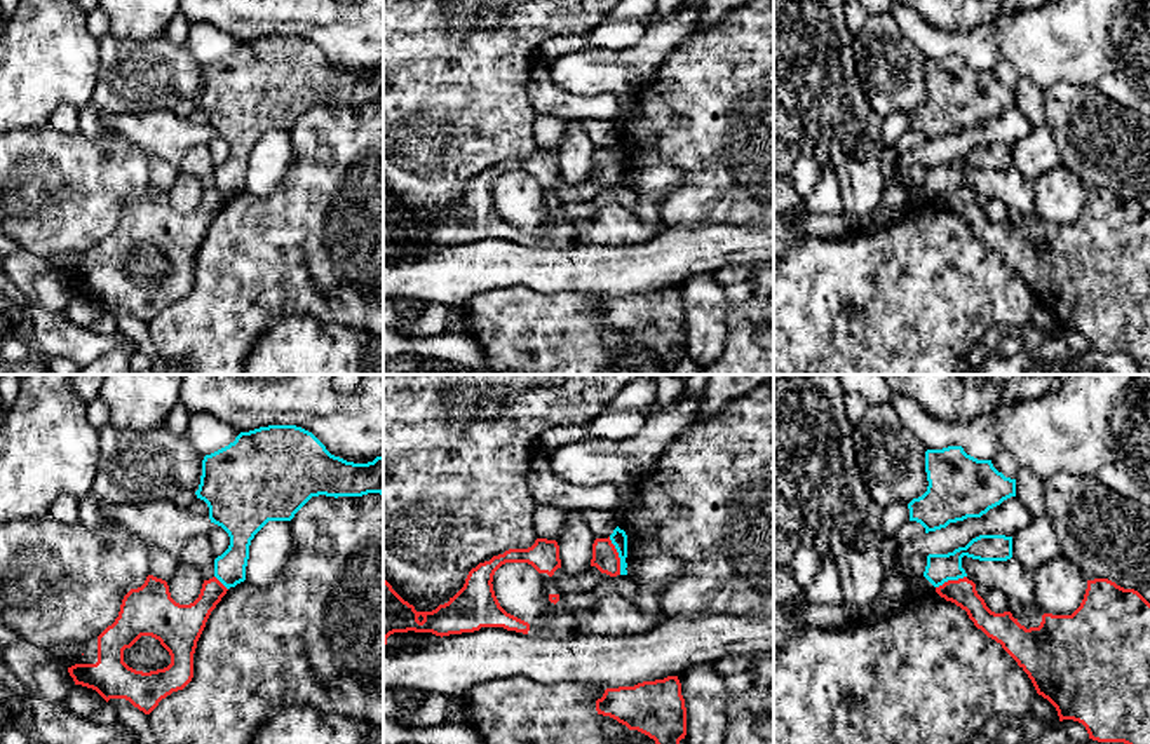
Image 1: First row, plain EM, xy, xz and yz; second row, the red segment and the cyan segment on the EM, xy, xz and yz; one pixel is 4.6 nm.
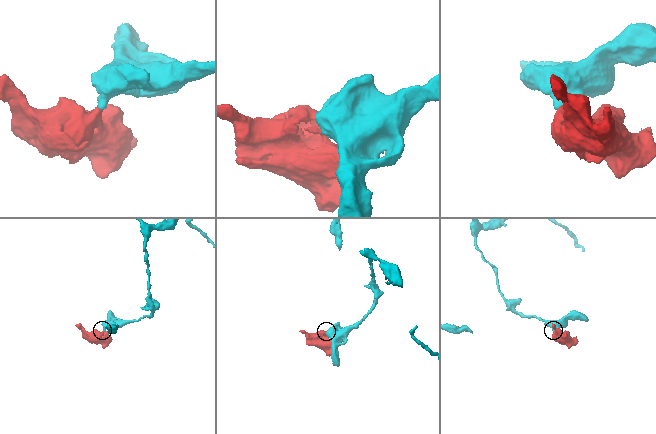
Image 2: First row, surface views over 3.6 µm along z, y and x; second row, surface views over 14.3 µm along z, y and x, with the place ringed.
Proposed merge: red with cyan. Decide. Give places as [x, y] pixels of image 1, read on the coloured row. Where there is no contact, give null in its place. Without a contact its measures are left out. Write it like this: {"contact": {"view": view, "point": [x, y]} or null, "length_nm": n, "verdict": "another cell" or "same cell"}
{"contact": {"view": "xz", "point": [617, 556]}, "length_nm": 190, "verdict": "another cell"}

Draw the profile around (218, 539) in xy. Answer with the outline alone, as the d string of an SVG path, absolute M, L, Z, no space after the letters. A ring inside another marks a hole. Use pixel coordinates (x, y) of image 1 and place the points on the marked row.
M213 523L211 530L206 535L207 535L207 540L211 544L213 554L216 558L221 556L228 549L230 537L221 526Z

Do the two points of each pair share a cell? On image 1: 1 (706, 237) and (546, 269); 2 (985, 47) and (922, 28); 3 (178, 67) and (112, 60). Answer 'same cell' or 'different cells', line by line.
1: same cell
2: same cell
3: same cell

